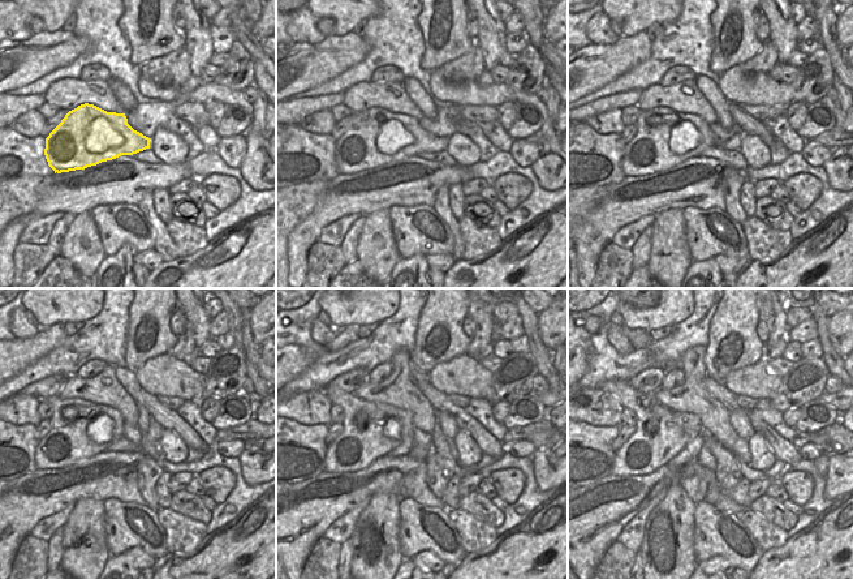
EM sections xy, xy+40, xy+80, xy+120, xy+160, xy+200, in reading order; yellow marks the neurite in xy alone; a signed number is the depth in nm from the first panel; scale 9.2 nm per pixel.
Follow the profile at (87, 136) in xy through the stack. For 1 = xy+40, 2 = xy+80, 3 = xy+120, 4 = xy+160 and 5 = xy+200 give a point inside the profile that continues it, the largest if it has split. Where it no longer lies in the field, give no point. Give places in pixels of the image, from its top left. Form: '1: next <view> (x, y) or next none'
1: next xy+40 (375, 137)
2: next xy+80 (653, 149)
3: next xy+120 (67, 442)
4: next xy+160 (354, 449)
5: next xy+200 (643, 453)

